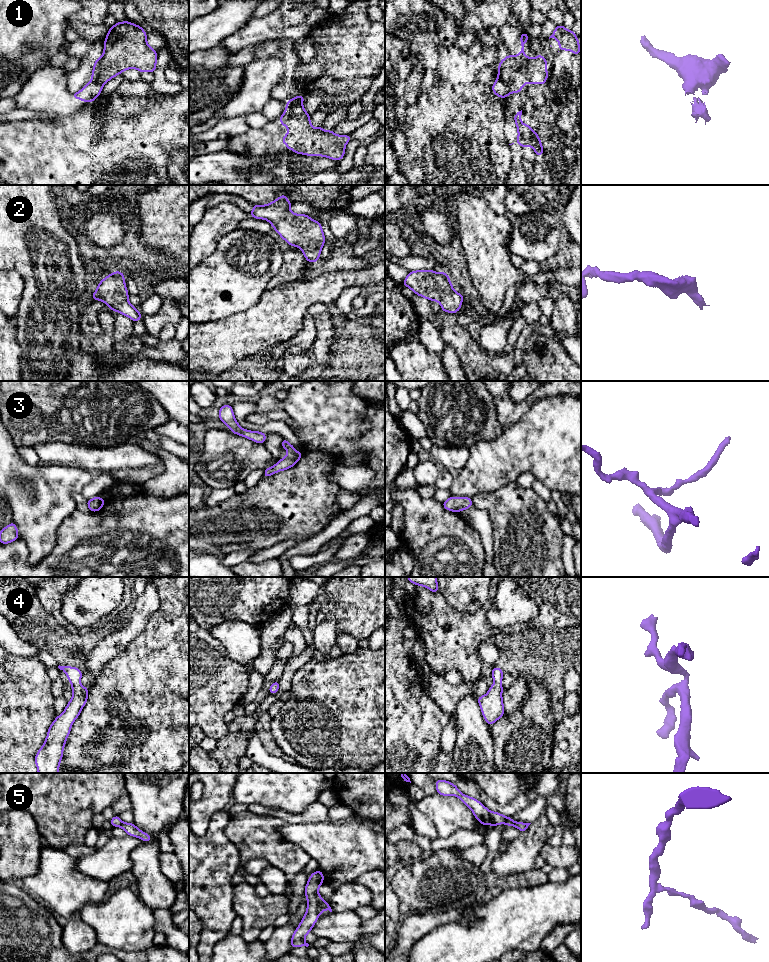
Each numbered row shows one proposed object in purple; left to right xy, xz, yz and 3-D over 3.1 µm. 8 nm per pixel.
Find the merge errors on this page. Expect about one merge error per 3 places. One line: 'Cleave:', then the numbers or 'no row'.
Cleave: 1, 5

